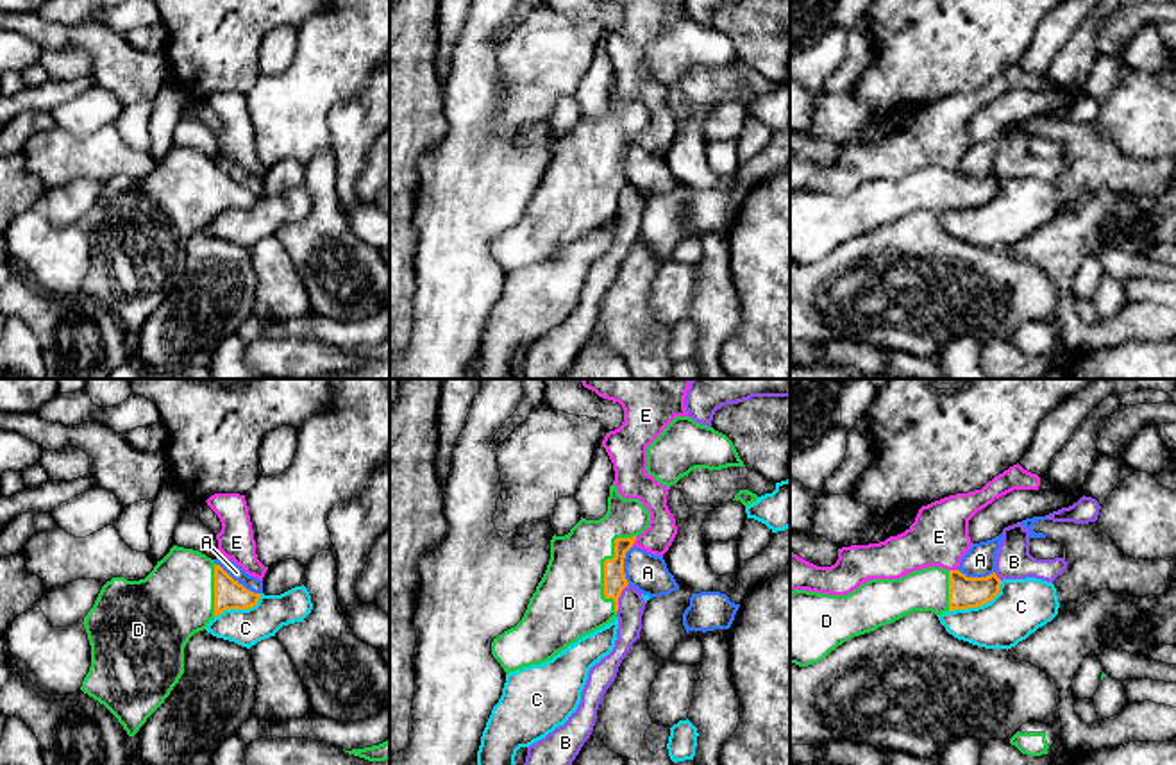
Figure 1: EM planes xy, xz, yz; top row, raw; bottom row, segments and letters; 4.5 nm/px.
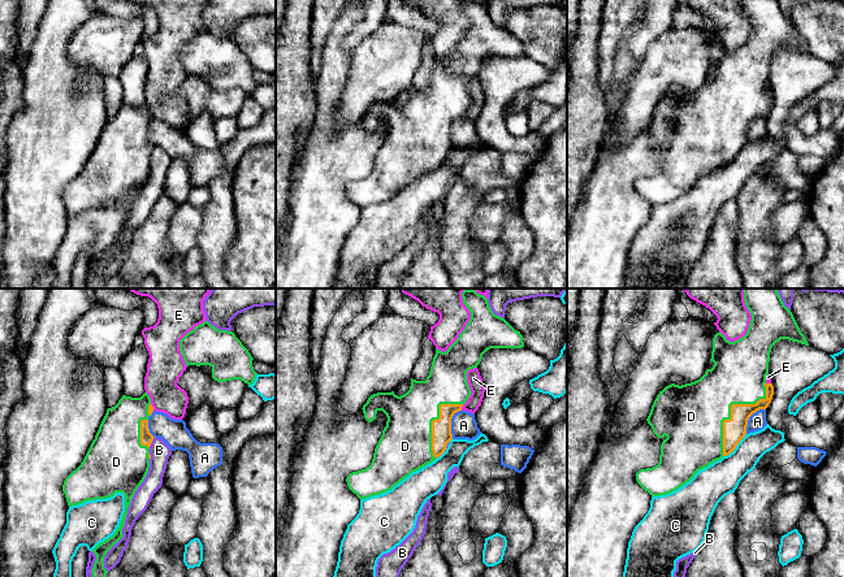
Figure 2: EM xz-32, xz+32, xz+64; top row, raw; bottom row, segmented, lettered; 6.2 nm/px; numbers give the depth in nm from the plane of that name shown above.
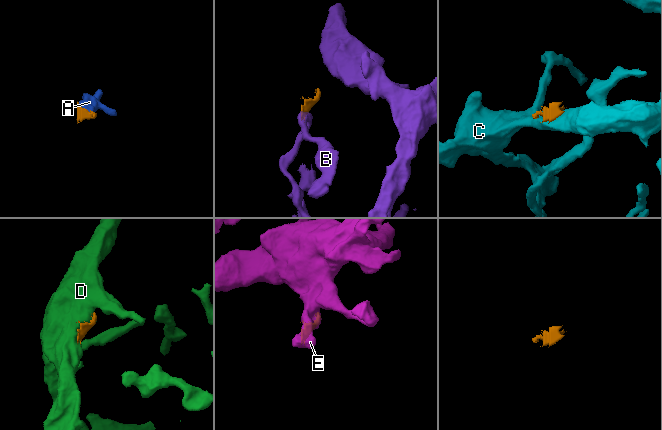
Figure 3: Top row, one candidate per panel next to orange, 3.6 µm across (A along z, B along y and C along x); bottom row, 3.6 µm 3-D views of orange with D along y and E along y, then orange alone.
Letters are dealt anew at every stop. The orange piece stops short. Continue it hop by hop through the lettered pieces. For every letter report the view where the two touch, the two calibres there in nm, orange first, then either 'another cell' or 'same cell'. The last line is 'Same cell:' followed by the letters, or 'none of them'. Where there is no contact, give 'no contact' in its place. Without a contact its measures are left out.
A: contact in xy; calibres 140 and 70 nm; another cell
B: contact in xz; calibres 100 and 120 nm; another cell
C: contact in yz; calibres 140 and 240 nm; another cell
D: contact in xz; calibres 100 and 320 nm; same cell
E: contact in xz; calibres 100 and 140 nm; another cell
Same cell: D

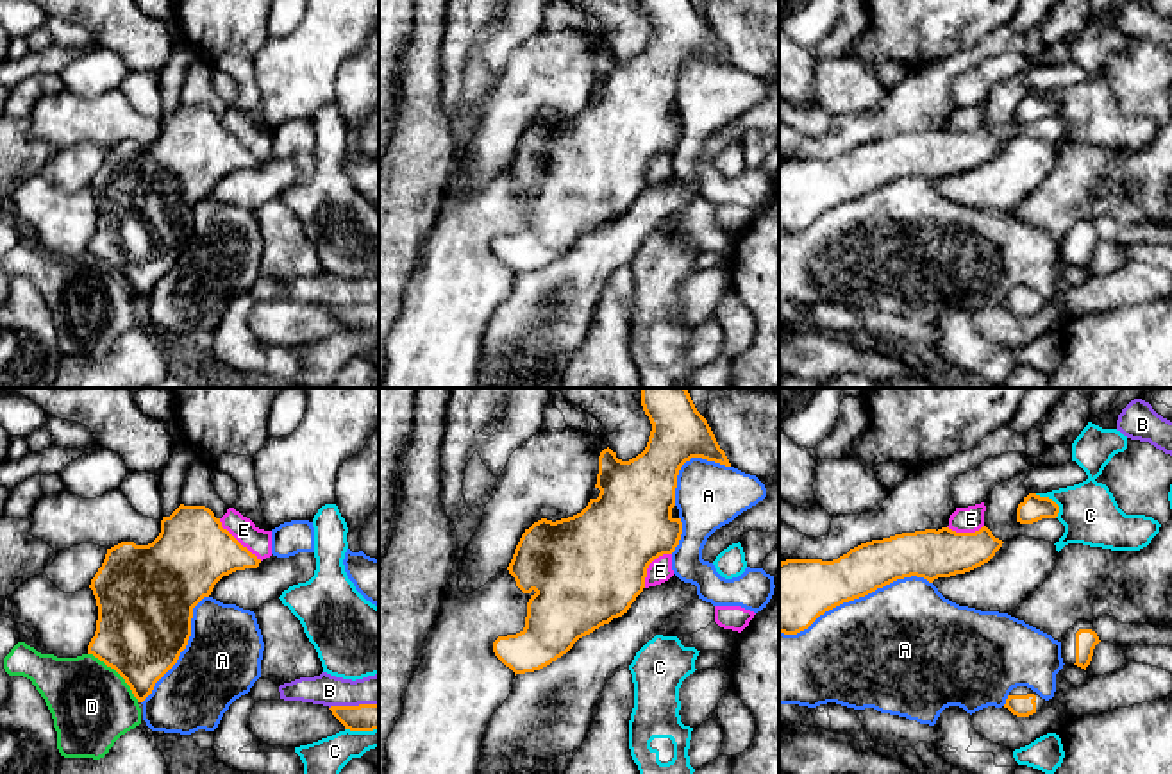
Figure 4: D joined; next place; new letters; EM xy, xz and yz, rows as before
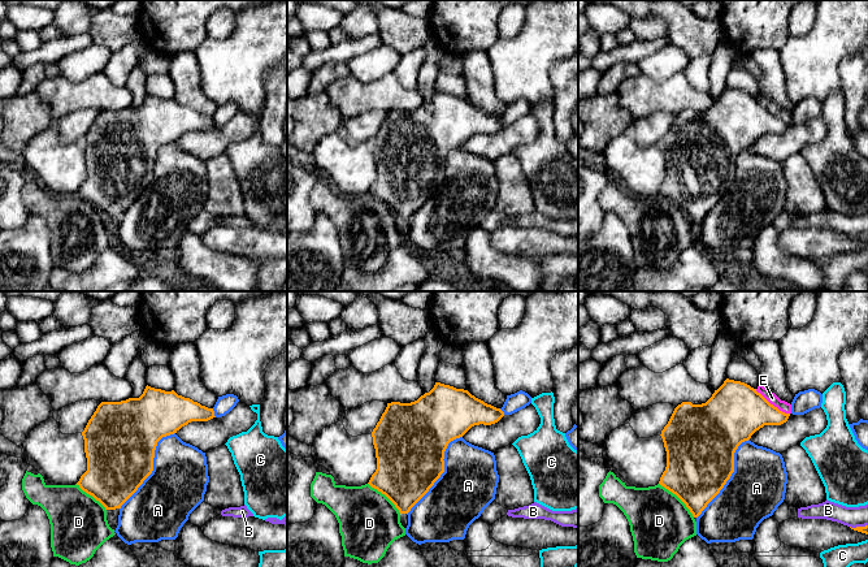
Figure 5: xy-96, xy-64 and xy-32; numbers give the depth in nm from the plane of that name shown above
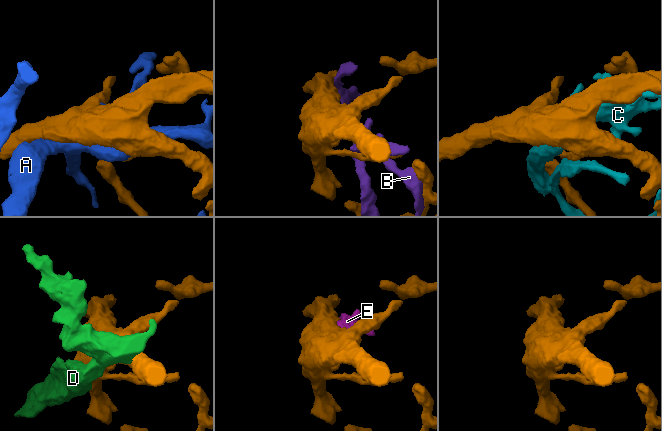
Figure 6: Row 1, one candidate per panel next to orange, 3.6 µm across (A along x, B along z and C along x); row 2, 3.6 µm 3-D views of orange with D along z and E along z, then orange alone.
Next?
A: contact in yz; calibres 280 and 480 nm; another cell
B: contact in xy; calibres 130 and 140 nm; another cell
C: contact in yz; calibres 120 and 260 nm; another cell
D: contact in xy; calibres 420 and 360 nm; another cell
E: contact in xy; calibres 340 and 110 nm; another cell
Same cell: none of them

